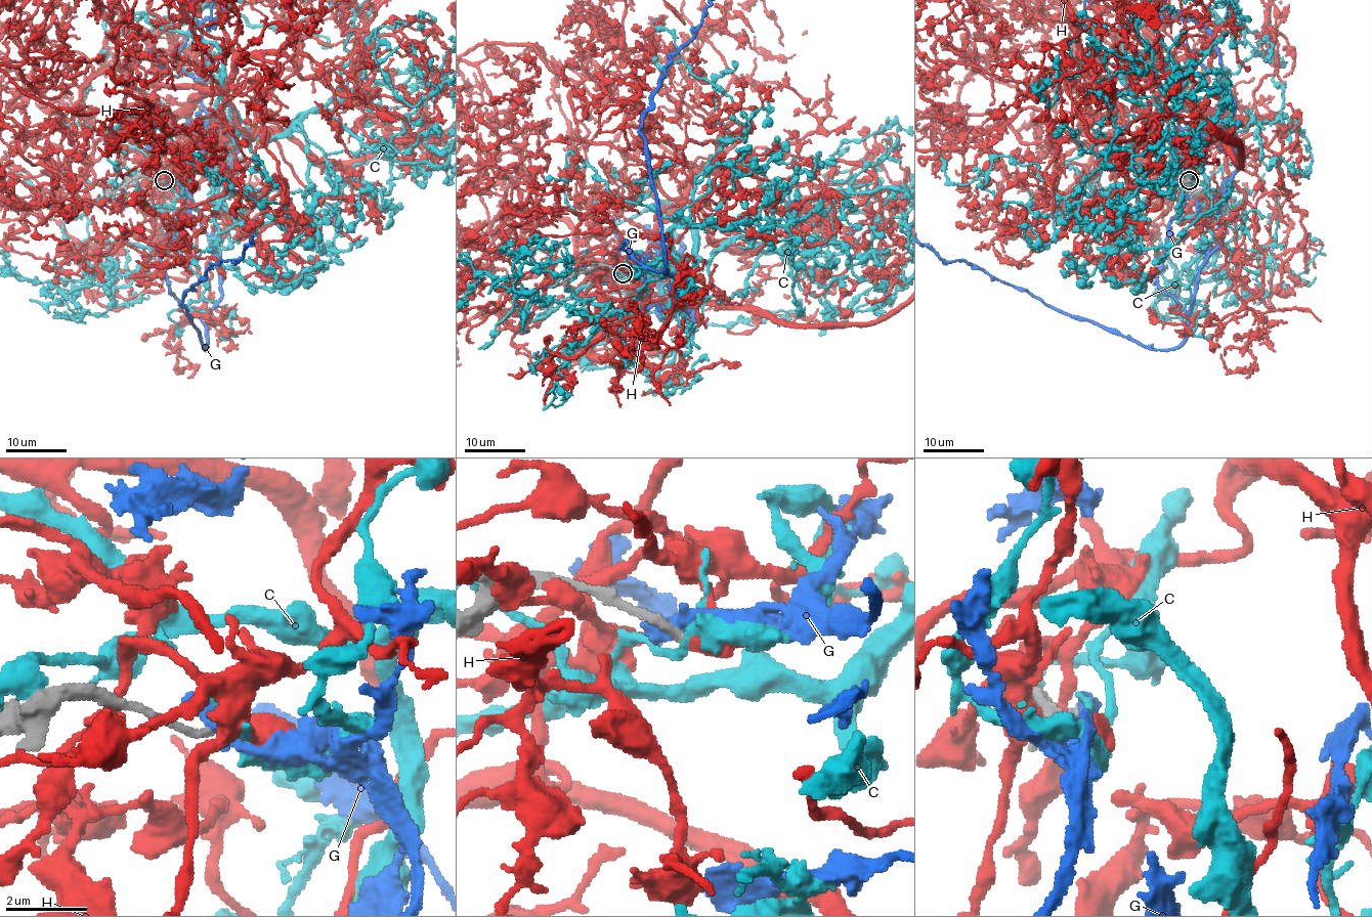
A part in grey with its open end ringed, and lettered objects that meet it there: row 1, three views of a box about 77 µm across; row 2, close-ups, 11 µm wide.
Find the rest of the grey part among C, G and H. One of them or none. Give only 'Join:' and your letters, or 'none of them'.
Join: none of them

